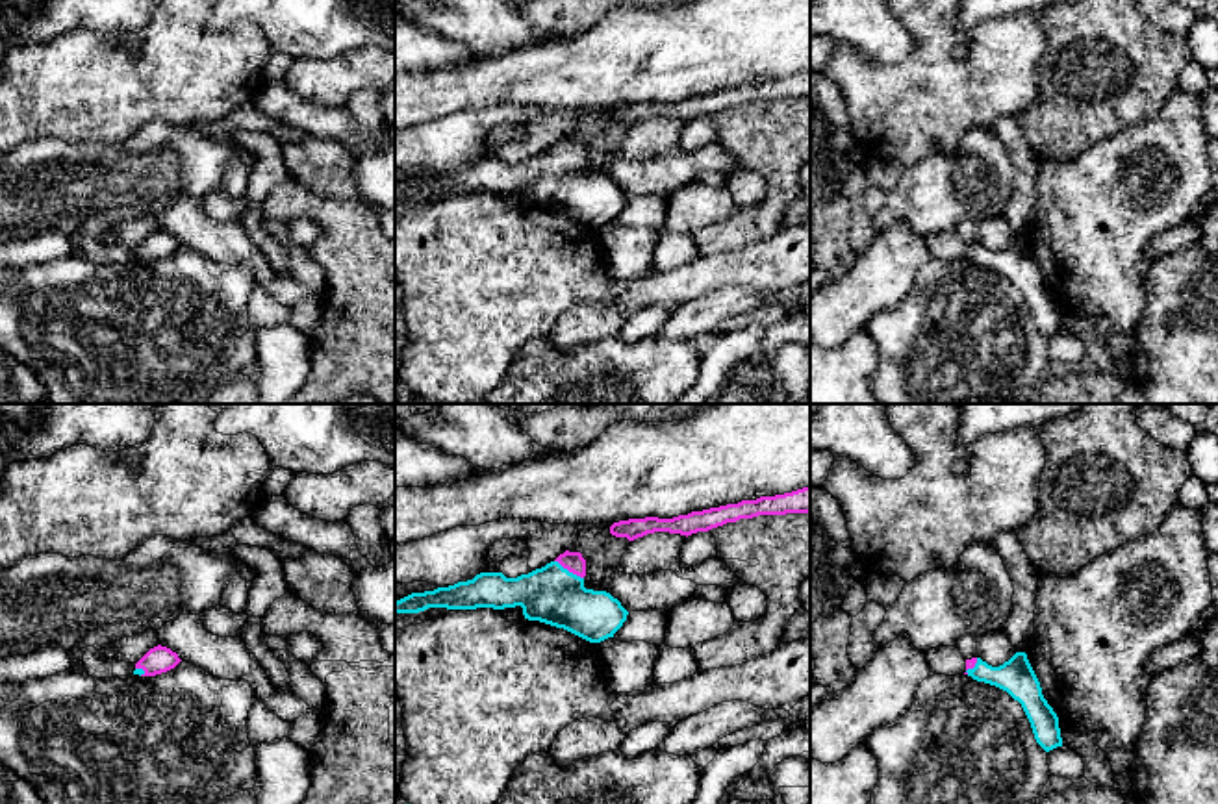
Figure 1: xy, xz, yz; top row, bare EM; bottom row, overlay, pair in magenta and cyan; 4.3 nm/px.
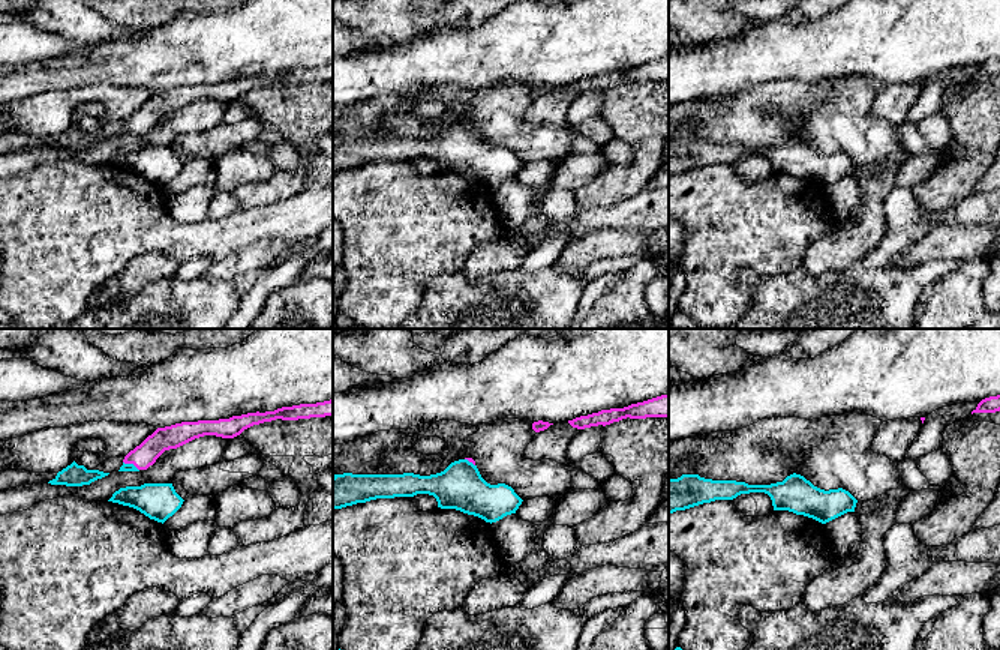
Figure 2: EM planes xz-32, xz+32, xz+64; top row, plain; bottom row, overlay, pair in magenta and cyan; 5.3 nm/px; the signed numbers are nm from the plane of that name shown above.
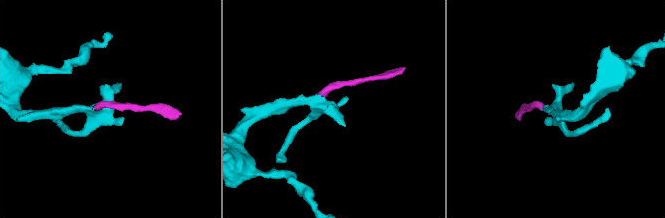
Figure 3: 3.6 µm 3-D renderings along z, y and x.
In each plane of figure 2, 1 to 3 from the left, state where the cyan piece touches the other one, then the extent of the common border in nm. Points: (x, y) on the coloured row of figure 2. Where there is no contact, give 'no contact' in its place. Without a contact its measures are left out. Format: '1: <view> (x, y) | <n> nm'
1: xz-32 (131, 463) | 100 nm
2: xz+32 (470, 461) | 70 nm
3: no contact

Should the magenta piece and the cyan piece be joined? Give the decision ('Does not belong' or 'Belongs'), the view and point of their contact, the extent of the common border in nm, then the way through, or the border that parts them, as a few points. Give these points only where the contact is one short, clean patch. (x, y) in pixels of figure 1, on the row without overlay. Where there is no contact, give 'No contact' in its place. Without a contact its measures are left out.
Belongs. Touches magenta at xz (570, 156). Shared border 150 nm. Path across: xz (573, 147), (570, 156), (553, 180)

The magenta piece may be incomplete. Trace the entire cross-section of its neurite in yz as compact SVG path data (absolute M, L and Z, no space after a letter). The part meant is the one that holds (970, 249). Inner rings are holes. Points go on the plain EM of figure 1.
M1016 237L999 252L992 252L981 243L966 245L966 258L973 265L996 270L1018 285L1031 308L1036 328L1046 337L1062 332L1059 302L1044 283L1025 237Z

